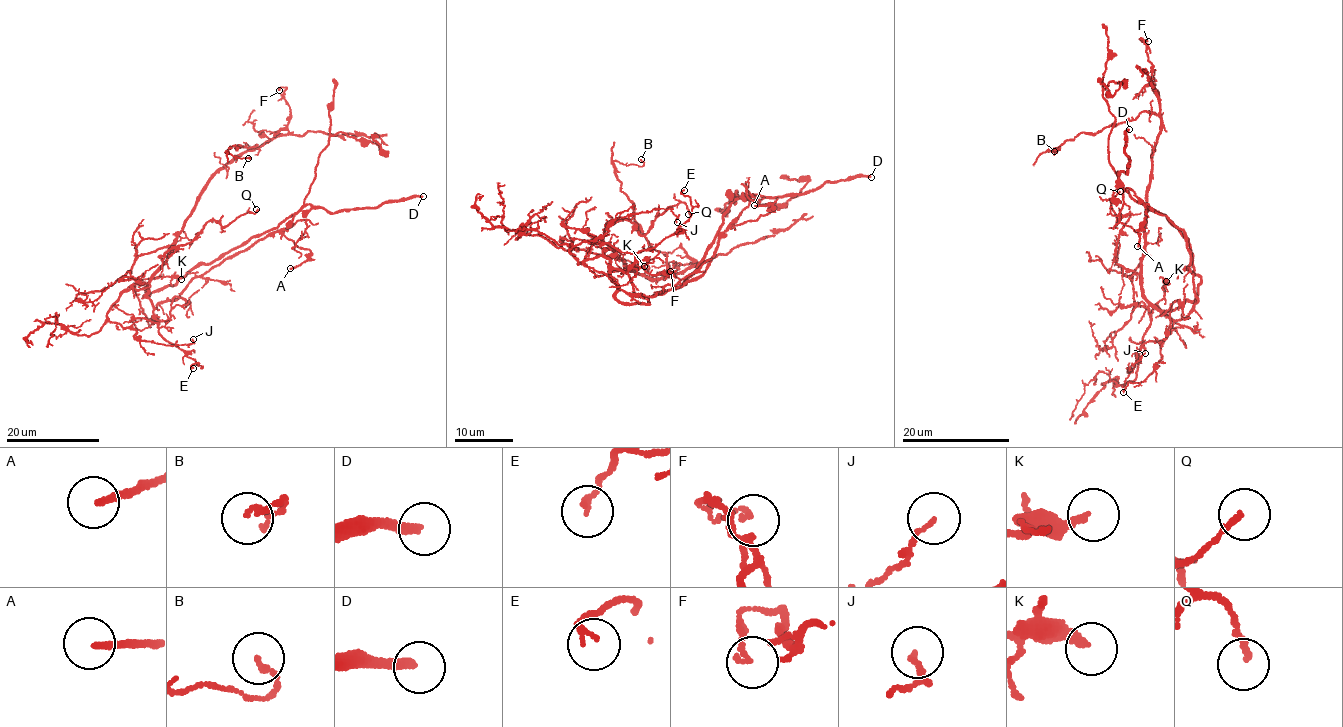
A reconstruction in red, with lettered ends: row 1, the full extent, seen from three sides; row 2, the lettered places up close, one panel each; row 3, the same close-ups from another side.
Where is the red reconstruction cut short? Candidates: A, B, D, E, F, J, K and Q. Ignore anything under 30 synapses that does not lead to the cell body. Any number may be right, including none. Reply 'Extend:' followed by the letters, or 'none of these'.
Extend: D

